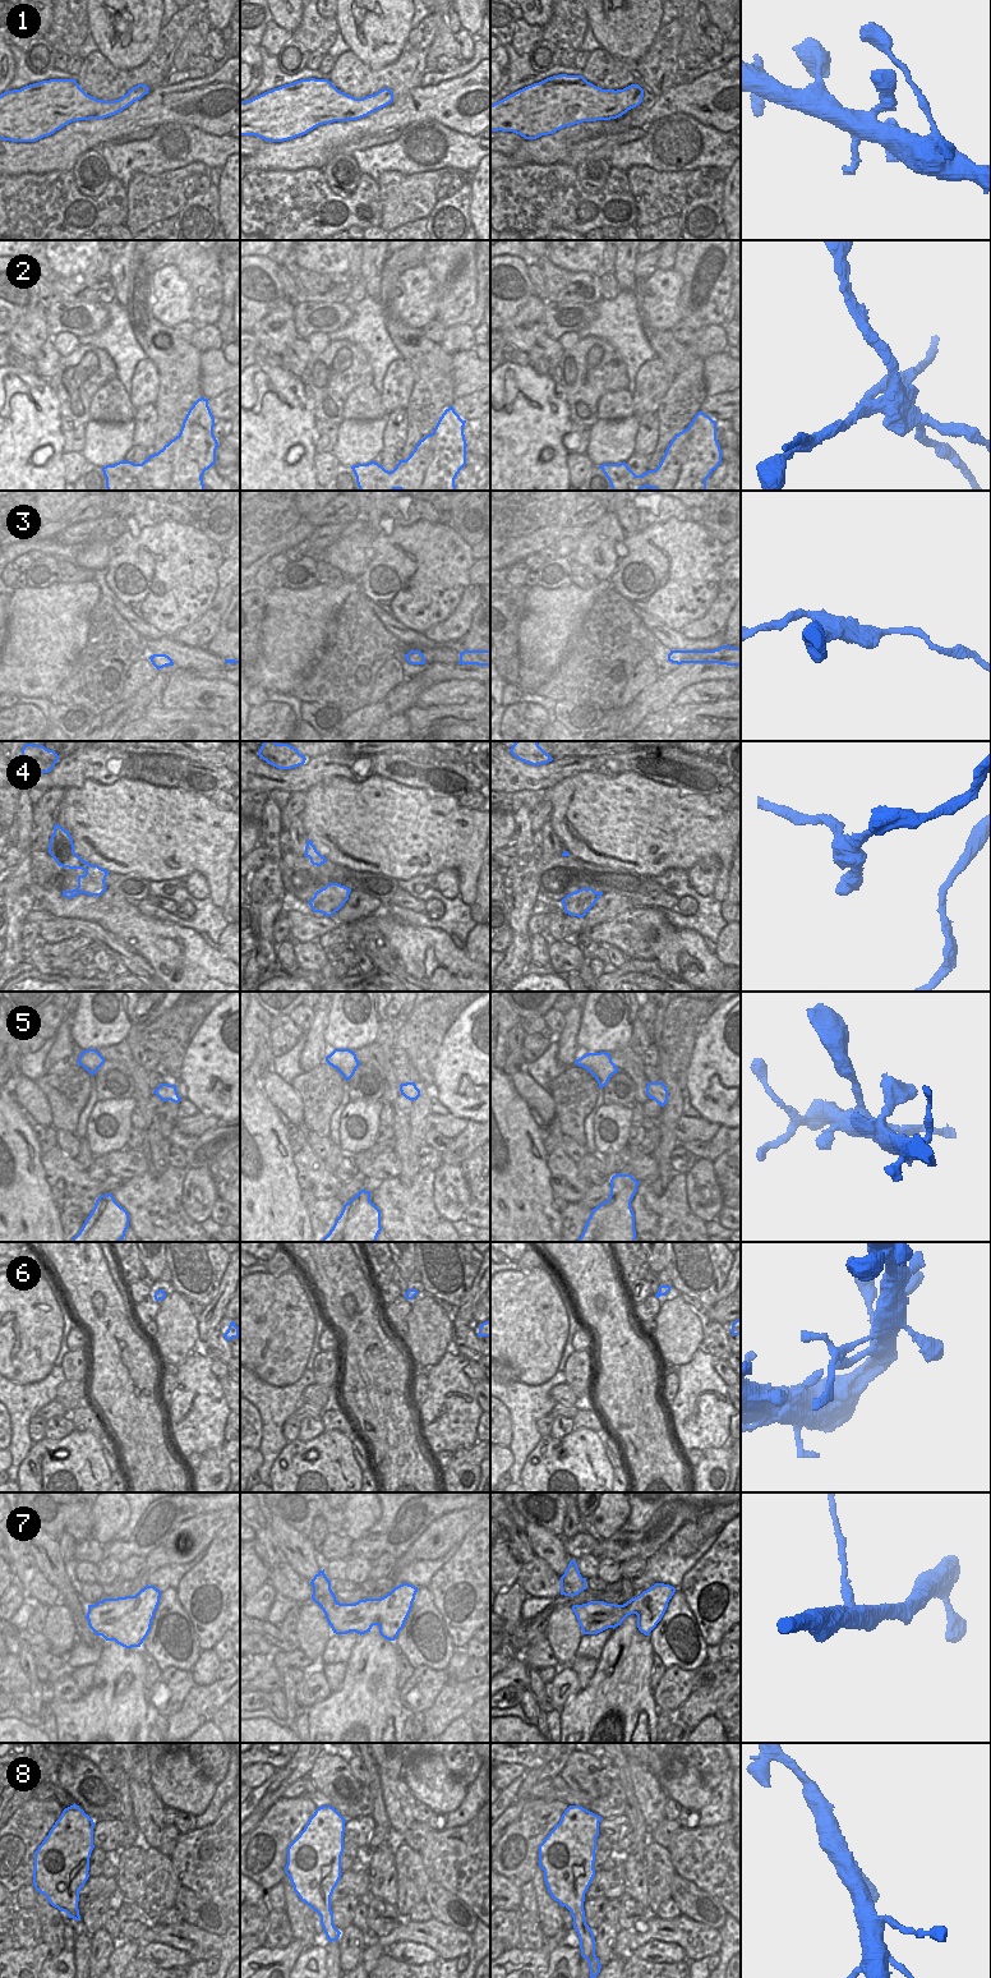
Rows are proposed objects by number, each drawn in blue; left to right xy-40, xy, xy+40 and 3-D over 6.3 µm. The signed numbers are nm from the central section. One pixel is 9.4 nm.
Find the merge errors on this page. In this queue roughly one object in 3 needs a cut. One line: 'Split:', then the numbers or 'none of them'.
Split: 2, 6, 7.

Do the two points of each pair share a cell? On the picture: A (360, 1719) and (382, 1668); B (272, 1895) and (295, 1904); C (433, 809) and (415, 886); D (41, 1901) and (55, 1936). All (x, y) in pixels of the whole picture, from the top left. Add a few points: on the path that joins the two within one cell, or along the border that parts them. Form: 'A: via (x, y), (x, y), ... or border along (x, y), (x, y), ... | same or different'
A: via (362, 1706), (369, 1697), (370, 1680) | same
B: border along (280, 1882), (284, 1890), (285, 1909) | different
C: border along (434, 874), (418, 874), (397, 881) | different
D: via (46, 1910), (51, 1918), (52, 1927) | same

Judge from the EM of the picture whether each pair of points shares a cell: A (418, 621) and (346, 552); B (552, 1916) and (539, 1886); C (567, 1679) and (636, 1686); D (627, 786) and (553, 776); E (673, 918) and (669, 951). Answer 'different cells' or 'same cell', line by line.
A: different cells
B: same cell
C: different cells
D: different cells
E: different cells

